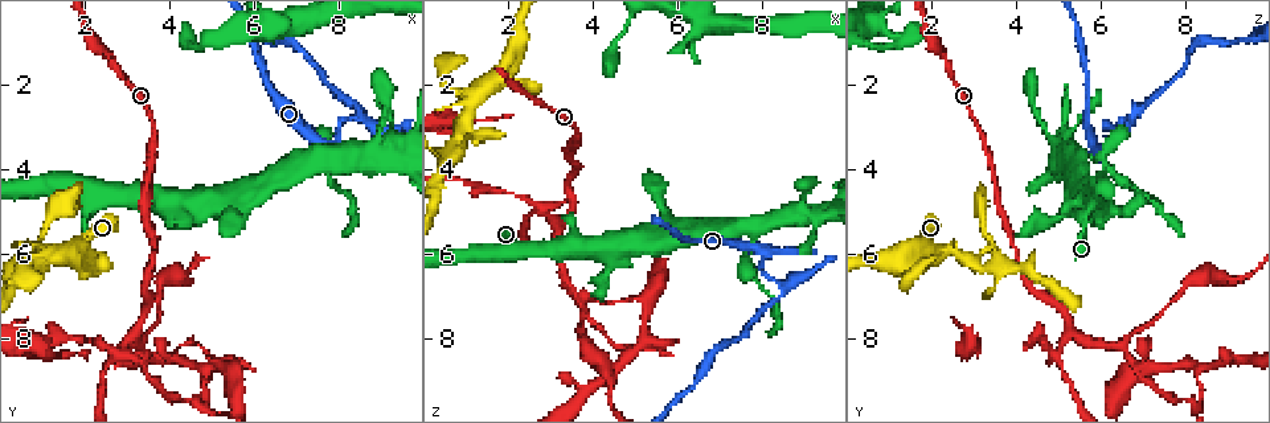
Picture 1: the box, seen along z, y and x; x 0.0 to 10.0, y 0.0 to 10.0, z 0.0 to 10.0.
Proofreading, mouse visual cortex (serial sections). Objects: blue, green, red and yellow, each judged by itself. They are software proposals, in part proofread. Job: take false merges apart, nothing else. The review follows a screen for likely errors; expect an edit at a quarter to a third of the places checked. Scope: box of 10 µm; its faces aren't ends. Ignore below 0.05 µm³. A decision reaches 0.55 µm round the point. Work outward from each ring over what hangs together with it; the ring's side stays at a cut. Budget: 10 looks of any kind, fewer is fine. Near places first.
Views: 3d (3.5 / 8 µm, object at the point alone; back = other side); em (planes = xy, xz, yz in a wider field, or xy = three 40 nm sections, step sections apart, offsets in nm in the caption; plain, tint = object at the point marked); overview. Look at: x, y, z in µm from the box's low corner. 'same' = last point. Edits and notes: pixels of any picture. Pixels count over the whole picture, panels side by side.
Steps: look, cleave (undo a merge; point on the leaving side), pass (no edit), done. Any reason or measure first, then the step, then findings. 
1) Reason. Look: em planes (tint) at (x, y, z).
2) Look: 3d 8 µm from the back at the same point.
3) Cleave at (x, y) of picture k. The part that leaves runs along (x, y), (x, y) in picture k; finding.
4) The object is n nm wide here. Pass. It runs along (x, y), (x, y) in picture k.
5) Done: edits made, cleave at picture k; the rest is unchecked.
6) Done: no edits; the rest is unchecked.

Thick turns thin. Look: 3d 3.5 µm at (8.05, 3.55, 6.00).

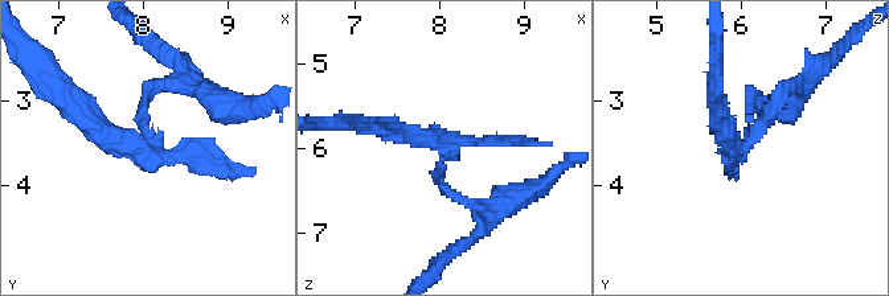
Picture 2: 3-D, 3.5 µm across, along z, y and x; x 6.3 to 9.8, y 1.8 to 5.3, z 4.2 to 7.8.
Look: em xy step 3 (tint) at (8.00, 3.55, 5.95).

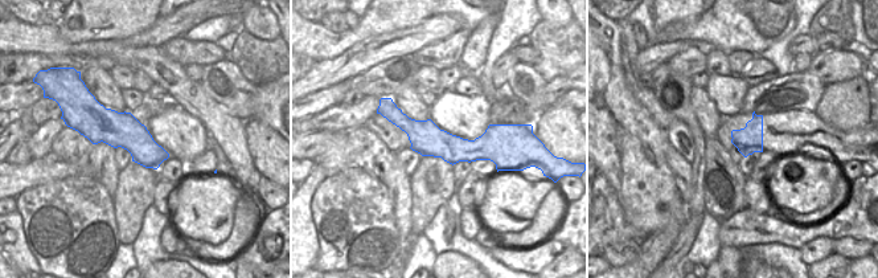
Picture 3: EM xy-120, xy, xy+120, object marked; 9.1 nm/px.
Cleave at (777, 110) of picture 2. The part that leaves runs along (745, 146), (779, 89), (806, 77) in picture 2; a second cell is stuck on.

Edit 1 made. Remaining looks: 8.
Look: overview.

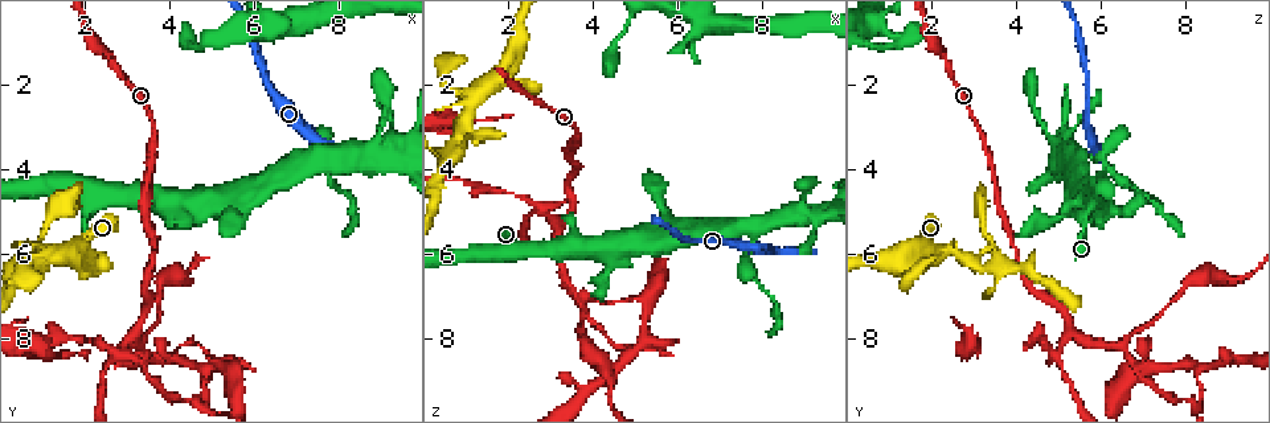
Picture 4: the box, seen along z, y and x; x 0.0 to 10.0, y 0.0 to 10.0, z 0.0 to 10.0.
Look: 3d 3.5 µm from the back at (4.85, 8.85, 8.35).

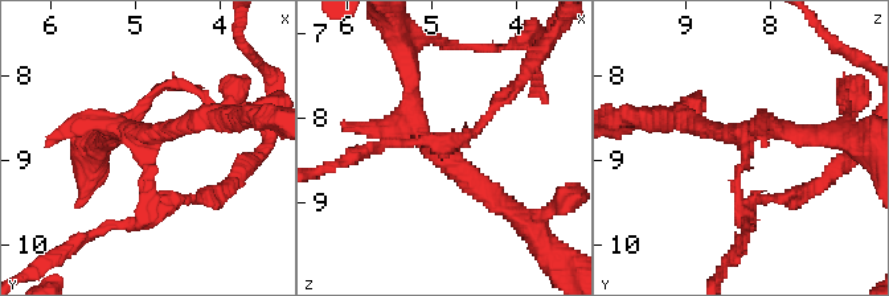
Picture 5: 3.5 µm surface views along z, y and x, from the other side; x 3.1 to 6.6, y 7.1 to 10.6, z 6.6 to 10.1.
Now the EM. Look: em xy step 1 (tint) at (4.85, 8.85, 8.30).

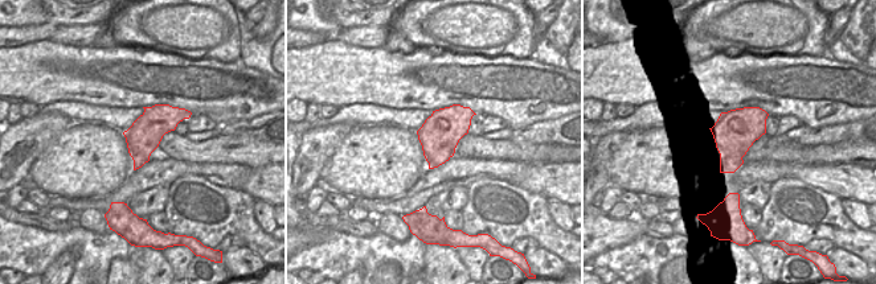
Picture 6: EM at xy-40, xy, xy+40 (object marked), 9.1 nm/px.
Cleave at (421, 118) of picture 5. A border runs along (720, 160), (733, 159), (740, 165) in picture 6; a second cell is stuck on.

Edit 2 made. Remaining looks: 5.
Redraw. Look: overview.

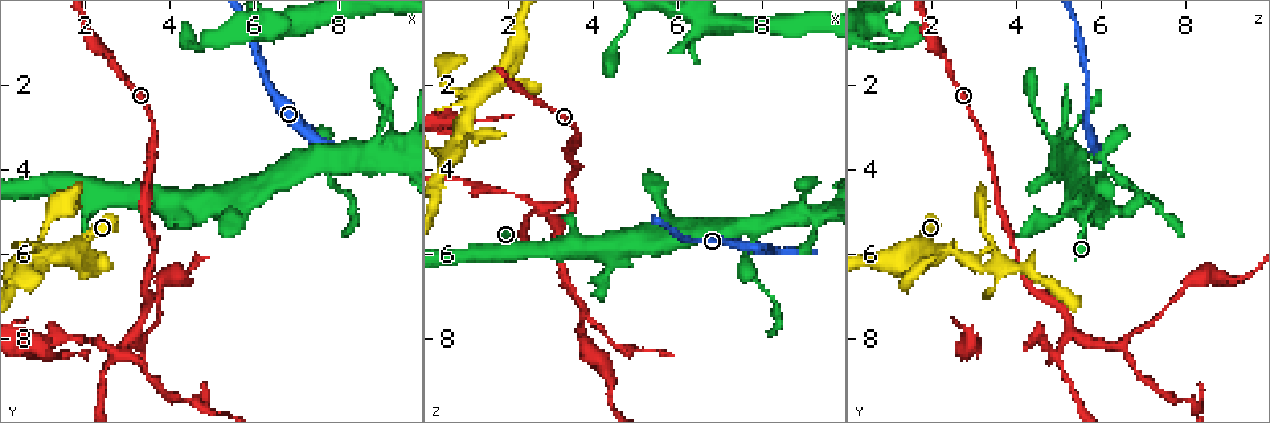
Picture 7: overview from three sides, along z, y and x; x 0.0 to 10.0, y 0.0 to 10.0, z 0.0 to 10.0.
Abrupt turn. Look: em xy step 2 (tint) at (2.80, 8.35, 4.80).

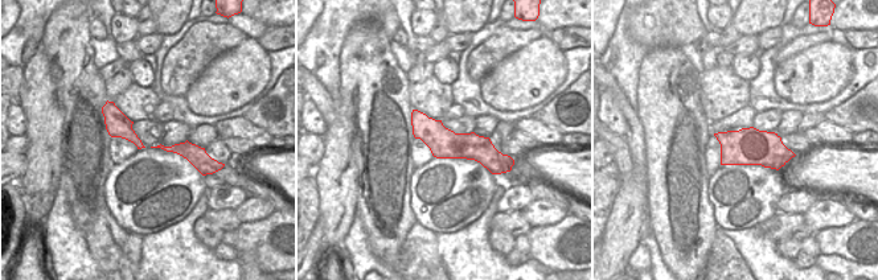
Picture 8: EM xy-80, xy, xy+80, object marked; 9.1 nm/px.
Wider look. Look: 3d 3.5 µm from the back at the same point.

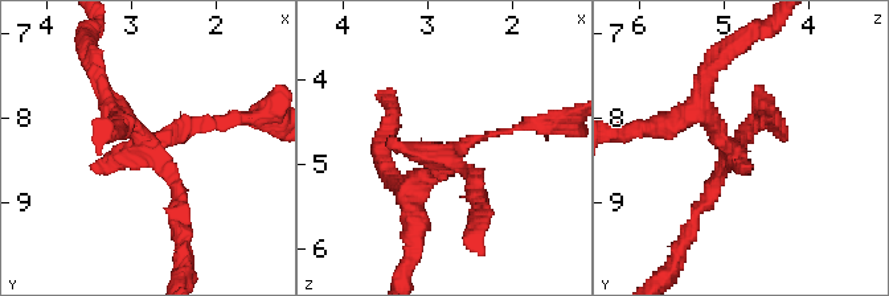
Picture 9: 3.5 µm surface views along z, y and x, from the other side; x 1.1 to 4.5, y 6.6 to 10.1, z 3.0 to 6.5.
Cleave at (196, 128) of picture 9. The part that leaves runs along (151, 149), (180, 126), (257, 118) in picture 9; two cells meet here.

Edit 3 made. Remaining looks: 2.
Four-way junction. Look: 3d 3.5 µm at (0.75, 6.30, 3.65).

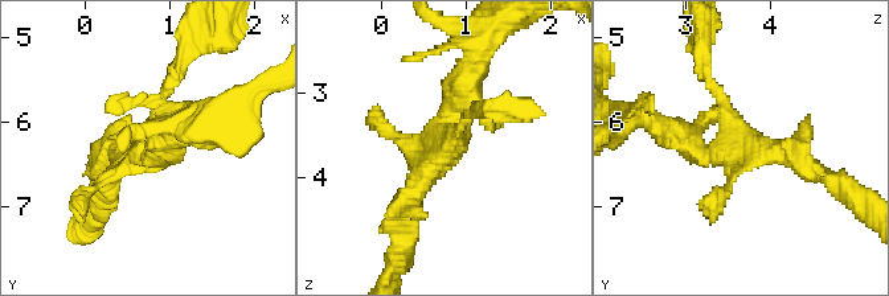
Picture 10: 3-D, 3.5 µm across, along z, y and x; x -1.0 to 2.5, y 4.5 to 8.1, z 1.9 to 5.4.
4 arms meet here; the arms are 150, 150, 300, 350 nm wide; shape alone is not enough. Look: em xy step 1 (tint) at (0.80, 6.30, 3.60).

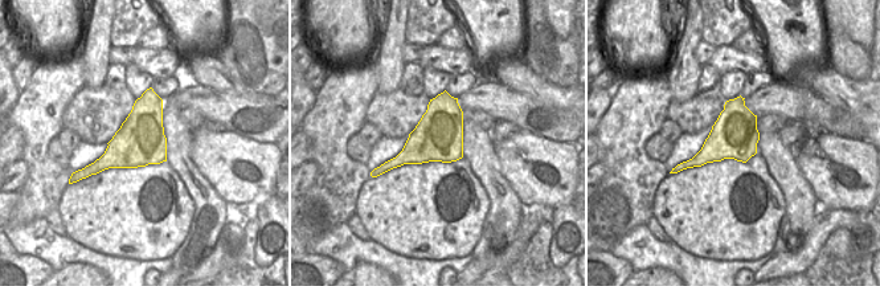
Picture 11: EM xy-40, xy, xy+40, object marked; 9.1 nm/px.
Pass. It runs along (468, 70), (447, 146), (402, 209) in picture 10; all the same cell.

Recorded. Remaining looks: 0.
Done: edits made, cleave at picture 2, cleave at picture 5, cleave at picture 9; the rest is unchecked.

